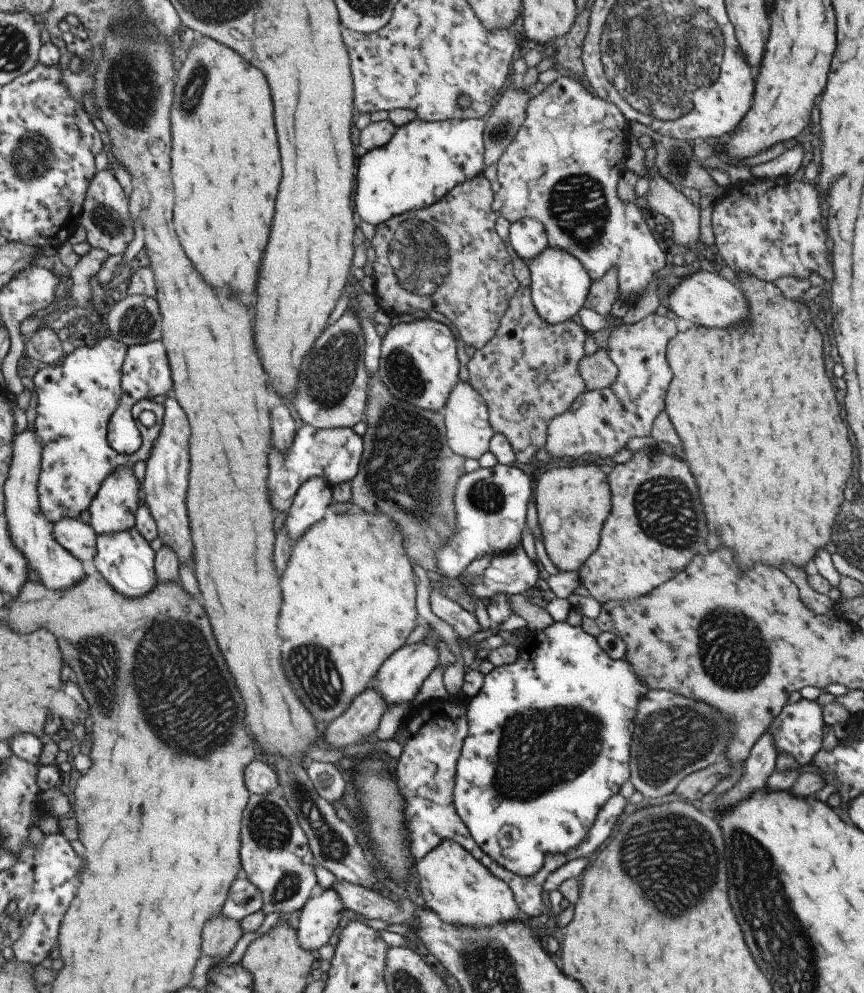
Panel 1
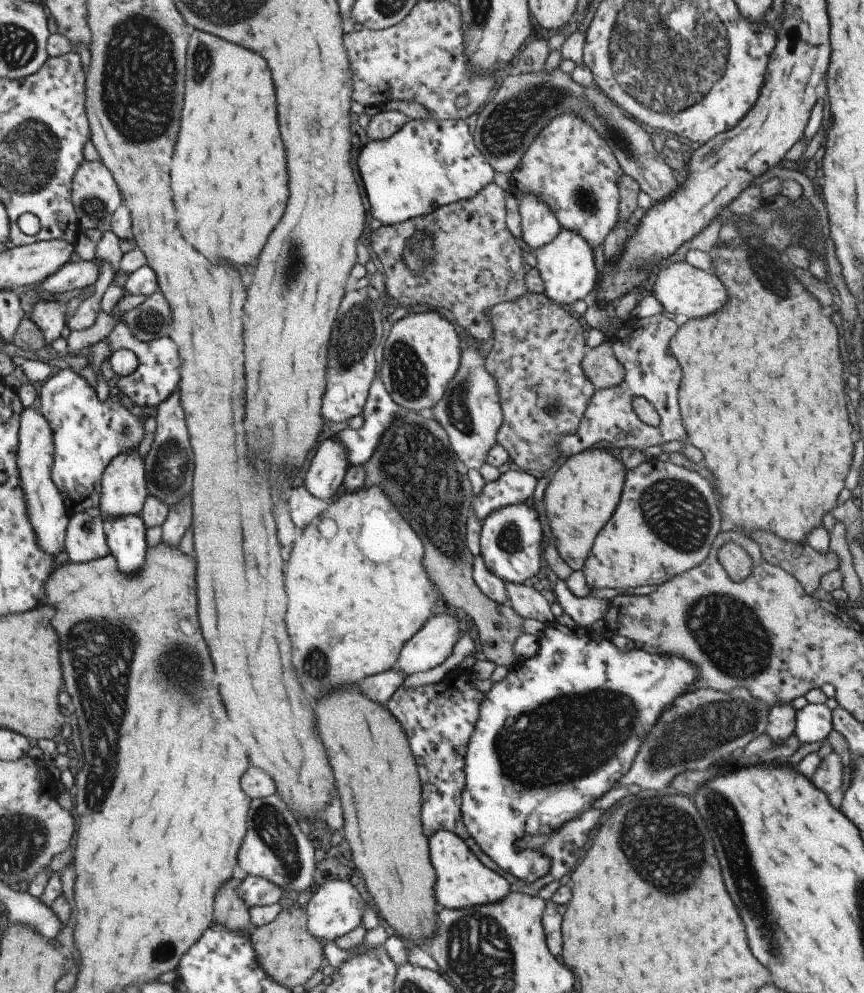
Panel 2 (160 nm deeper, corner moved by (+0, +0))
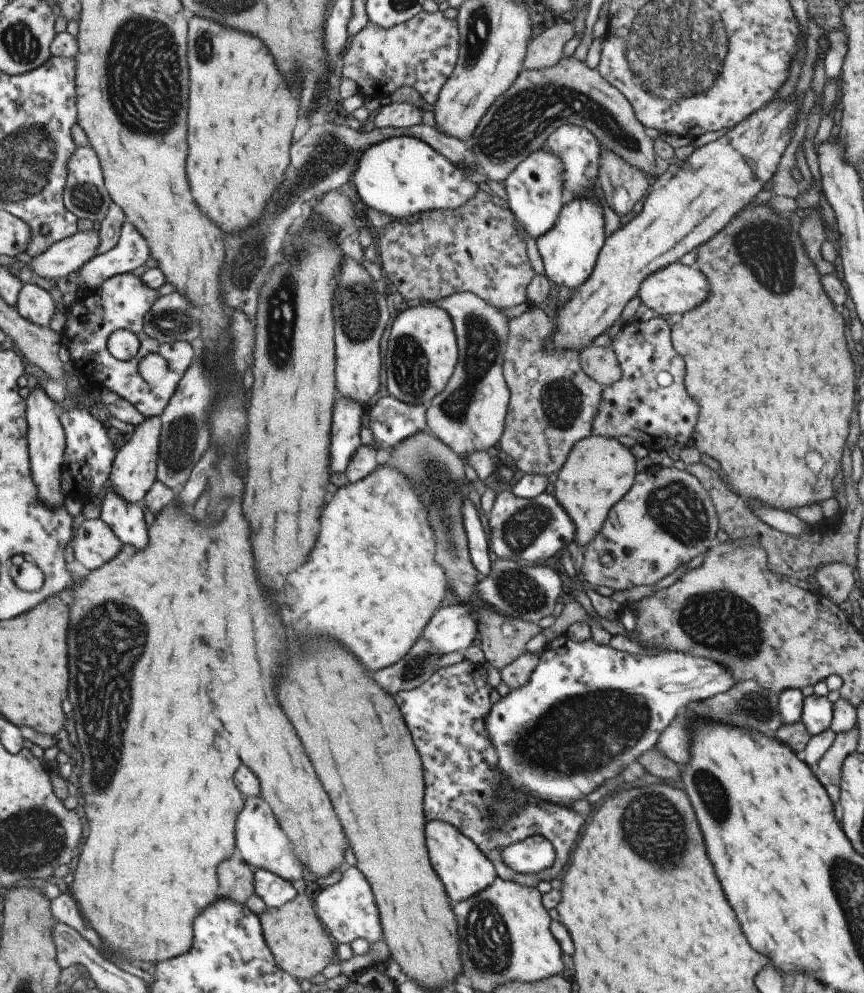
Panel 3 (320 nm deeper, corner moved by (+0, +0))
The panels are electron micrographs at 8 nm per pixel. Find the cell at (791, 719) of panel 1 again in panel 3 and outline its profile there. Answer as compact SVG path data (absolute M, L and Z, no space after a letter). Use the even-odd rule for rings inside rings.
M810 695L802 700L801 722L810 736L825 730L832 719L832 703L827 697Z

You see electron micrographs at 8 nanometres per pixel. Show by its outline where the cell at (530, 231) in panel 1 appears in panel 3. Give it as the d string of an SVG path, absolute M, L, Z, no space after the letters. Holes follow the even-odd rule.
M544 146L522 162L506 180L506 203L515 213L519 224L535 240L555 226L555 219L564 200L563 169L562 162L559 157L556 157L555 151Z

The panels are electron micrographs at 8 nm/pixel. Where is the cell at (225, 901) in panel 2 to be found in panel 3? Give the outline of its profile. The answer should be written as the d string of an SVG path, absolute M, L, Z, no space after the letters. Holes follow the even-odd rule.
M237 853L218 868L221 896L246 904L256 893L255 869Z

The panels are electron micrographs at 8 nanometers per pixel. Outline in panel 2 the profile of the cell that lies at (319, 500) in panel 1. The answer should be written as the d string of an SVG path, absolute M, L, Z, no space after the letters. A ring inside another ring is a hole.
M335 437L325 439L320 445L309 474L305 478L307 488L319 498L333 499L343 490L350 467L348 448Z

